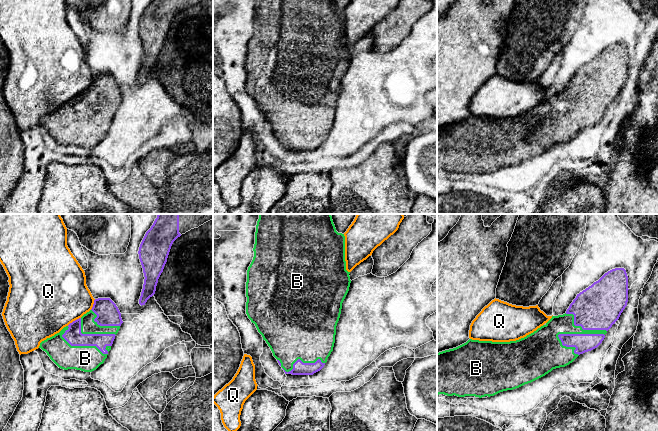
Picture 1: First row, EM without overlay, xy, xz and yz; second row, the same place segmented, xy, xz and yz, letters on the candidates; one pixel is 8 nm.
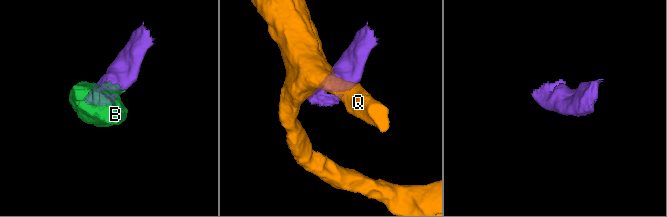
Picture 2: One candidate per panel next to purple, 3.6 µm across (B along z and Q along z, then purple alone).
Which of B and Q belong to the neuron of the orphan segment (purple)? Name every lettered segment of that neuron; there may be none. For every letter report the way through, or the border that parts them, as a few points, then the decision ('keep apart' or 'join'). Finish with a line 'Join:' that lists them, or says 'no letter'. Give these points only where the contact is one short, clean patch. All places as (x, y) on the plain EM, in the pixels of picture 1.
B: join
Q: keep apart
Join: B

